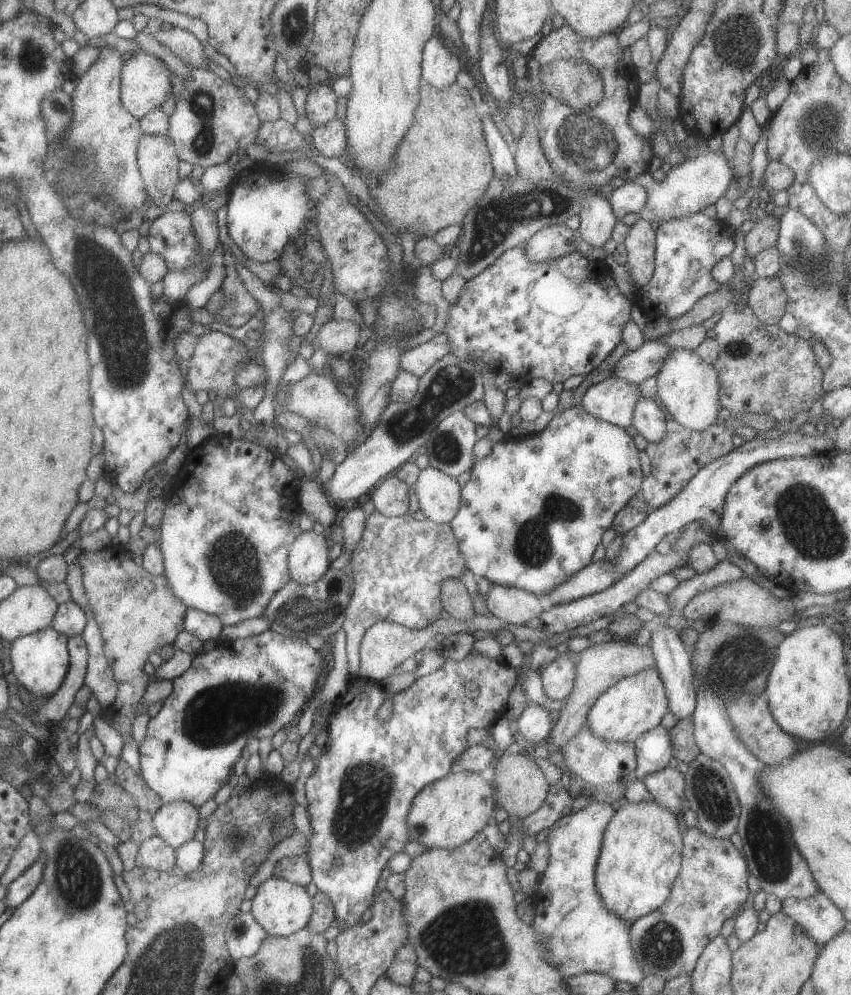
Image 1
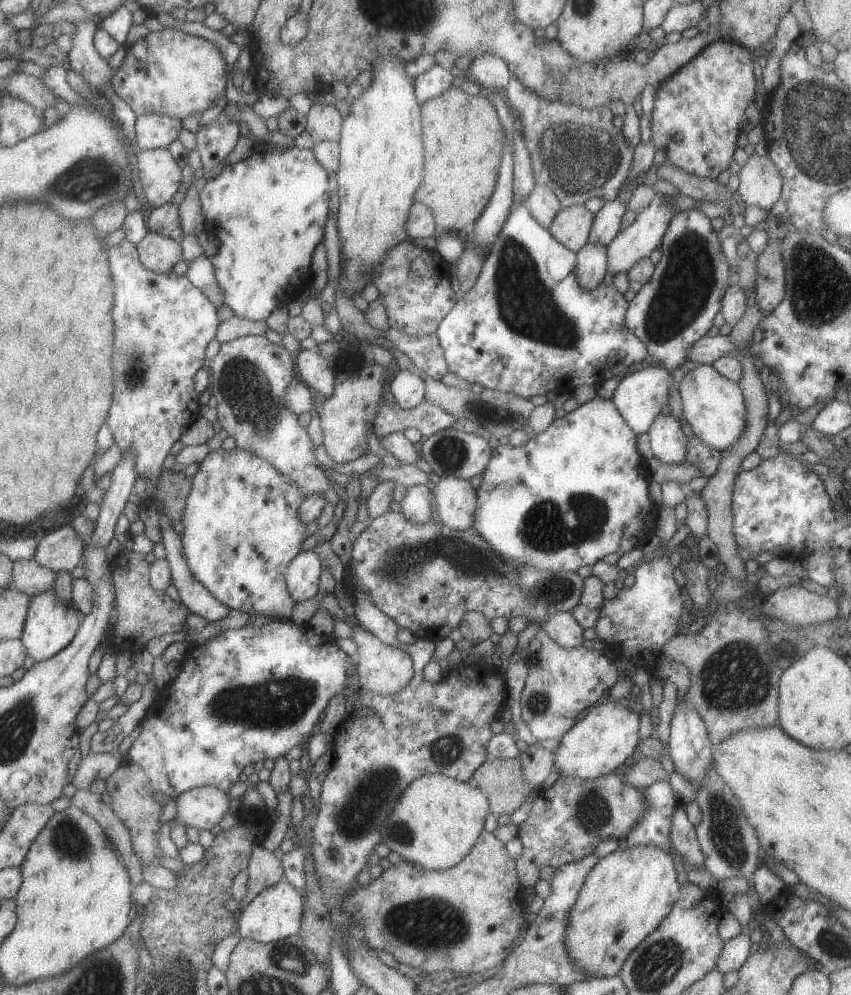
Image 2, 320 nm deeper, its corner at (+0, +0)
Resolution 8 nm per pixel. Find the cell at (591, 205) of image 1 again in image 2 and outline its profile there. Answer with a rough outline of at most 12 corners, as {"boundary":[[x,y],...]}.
{"boundary":[[597,242],[577,250],[575,278],[585,290],[602,284],[607,250]]}

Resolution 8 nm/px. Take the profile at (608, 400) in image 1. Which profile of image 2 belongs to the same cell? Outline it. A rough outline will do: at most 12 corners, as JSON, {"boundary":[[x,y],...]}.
{"boundary":[[646,367],[619,380],[611,402],[633,433],[647,433],[674,380]]}

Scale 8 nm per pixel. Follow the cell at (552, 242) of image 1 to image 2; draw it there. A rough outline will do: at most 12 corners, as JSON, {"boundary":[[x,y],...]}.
{"boundary":[[584,205],[560,209],[548,232],[577,253],[593,215]]}

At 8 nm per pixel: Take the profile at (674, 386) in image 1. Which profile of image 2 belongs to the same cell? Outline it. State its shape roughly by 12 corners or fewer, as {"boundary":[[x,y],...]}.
{"boundary":[[699,365],[676,384],[681,418],[709,448],[745,430],[741,388]]}

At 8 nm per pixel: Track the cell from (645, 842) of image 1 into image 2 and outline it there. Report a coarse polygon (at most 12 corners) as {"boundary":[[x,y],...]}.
{"boundary":[[613,850],[565,926],[569,960],[618,976],[679,895],[673,854]]}

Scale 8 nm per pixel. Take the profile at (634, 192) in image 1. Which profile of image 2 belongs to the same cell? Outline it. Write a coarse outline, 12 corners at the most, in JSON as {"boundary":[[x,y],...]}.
{"boundary":[[615,198],[593,215],[589,242],[607,247],[620,232],[626,204]]}

